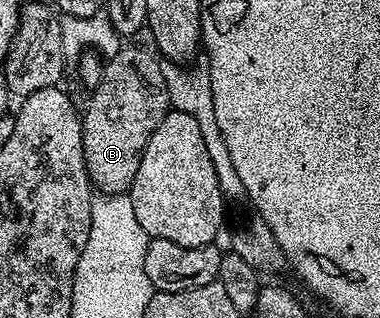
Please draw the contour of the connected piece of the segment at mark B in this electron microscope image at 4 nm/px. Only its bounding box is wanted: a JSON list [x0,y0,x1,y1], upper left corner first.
[81,46,172,195]

